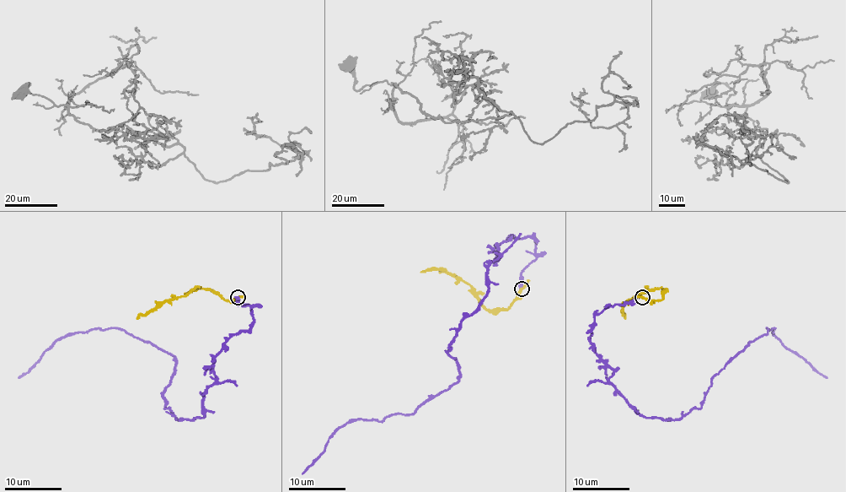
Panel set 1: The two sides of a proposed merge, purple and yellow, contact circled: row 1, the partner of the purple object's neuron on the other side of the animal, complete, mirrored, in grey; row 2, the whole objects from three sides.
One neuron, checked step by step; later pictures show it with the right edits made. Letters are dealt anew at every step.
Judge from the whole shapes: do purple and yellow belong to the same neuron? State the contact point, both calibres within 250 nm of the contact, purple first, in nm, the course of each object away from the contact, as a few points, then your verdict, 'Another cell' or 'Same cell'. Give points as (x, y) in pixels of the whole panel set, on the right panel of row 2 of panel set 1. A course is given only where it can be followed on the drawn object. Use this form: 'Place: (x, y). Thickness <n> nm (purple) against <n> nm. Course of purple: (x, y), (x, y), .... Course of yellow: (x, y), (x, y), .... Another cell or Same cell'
Place: (642, 297). Thickness 320 nm (purple) against 280 nm. Course of purple: (642, 297), (607, 307), (589, 339), (645, 417), (699, 408), (714, 375), (768, 328), (827, 378). Course of yellow: (642, 297), (661, 300), (663, 289), (645, 289), (623, 304), (625, 318). Another cell

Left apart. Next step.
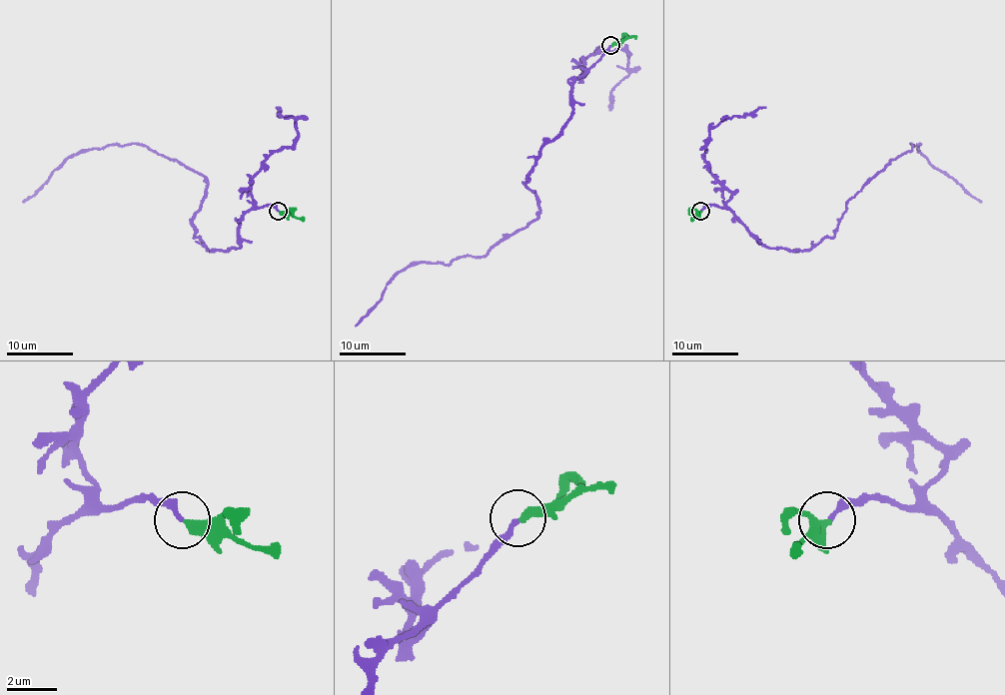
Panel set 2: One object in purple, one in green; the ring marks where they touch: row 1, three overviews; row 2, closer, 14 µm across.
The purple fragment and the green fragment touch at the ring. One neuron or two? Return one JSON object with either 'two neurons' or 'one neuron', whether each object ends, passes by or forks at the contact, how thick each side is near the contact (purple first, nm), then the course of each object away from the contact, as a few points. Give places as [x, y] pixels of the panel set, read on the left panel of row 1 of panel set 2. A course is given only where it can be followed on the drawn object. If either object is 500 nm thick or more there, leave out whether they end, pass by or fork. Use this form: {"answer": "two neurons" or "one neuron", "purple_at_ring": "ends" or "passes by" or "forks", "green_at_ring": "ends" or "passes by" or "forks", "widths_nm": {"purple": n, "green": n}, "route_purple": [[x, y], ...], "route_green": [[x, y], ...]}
{"answer": "one neuron", "purple_at_ring": "ends", "green_at_ring": "ends", "widths_nm": {"purple": 190, "green": 340}, "route_purple": [[278, 211], [253, 207], [238, 247], [208, 251], [193, 217], [206, 179], [126, 144], [81, 149], [23, 202]], "route_green": [[278, 211], [305, 219]]}

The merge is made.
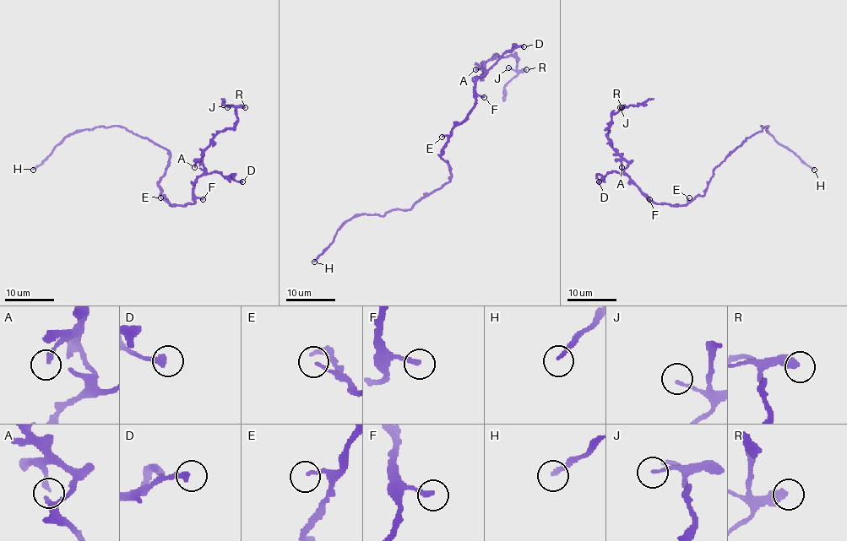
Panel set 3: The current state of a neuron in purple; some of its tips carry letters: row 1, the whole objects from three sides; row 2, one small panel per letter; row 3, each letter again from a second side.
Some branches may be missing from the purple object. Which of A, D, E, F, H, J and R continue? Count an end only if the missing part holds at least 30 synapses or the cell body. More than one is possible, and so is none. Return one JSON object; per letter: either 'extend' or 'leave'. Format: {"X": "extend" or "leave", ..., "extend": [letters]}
{"A": "leave", "D": "leave", "E": "leave", "F": "leave", "H": "extend", "J": "leave", "R": "leave", "extend": ["H"]}

